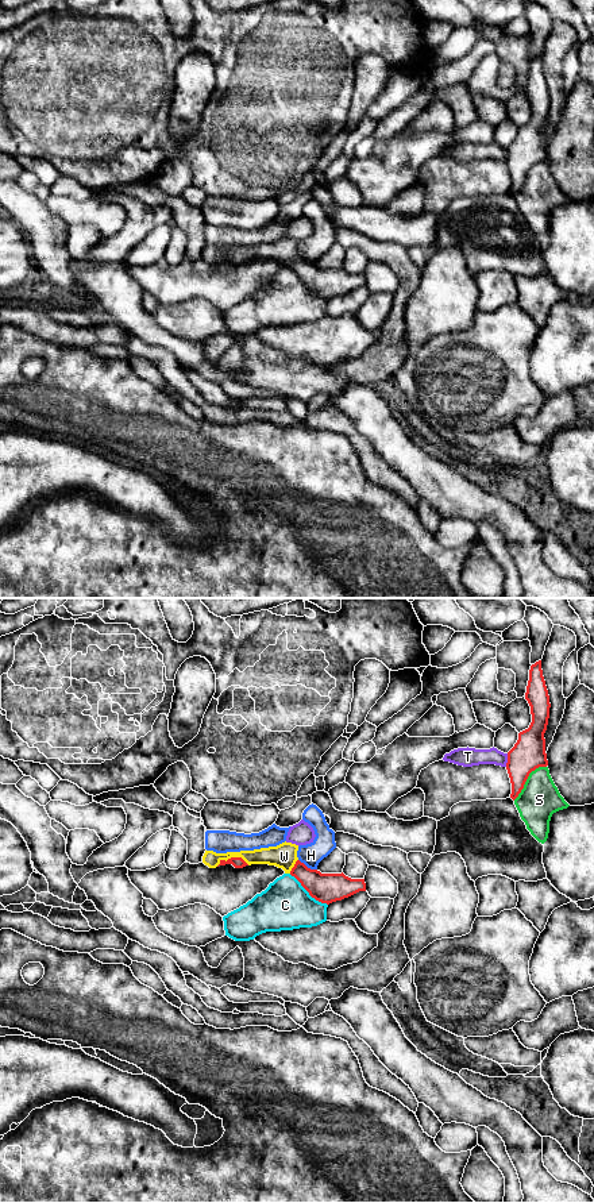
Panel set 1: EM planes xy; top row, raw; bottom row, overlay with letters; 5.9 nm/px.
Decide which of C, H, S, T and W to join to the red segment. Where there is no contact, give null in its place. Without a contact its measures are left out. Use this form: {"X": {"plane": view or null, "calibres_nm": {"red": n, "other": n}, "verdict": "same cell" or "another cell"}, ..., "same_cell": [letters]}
{"C": {"plane": "xy", "calibres_nm": {"red": 180, "other": 300}, "verdict": "another cell"}, "H": {"plane": "xy", "calibres_nm": {"red": 180, "other": 140}, "verdict": "another cell"}, "S": {"plane": "xy", "calibres_nm": {"red": 200, "other": 240}, "verdict": "another cell"}, "T": {"plane": "xy", "calibres_nm": {"red": 200, "other": 110}, "verdict": "another cell"}, "W": {"plane": "xy", "calibres_nm": {"red": 60, "other": 110}, "verdict": "same cell"}, "same_cell": ["W"]}

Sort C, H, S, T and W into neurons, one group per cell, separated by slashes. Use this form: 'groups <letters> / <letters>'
groups C / H / S / T / W

